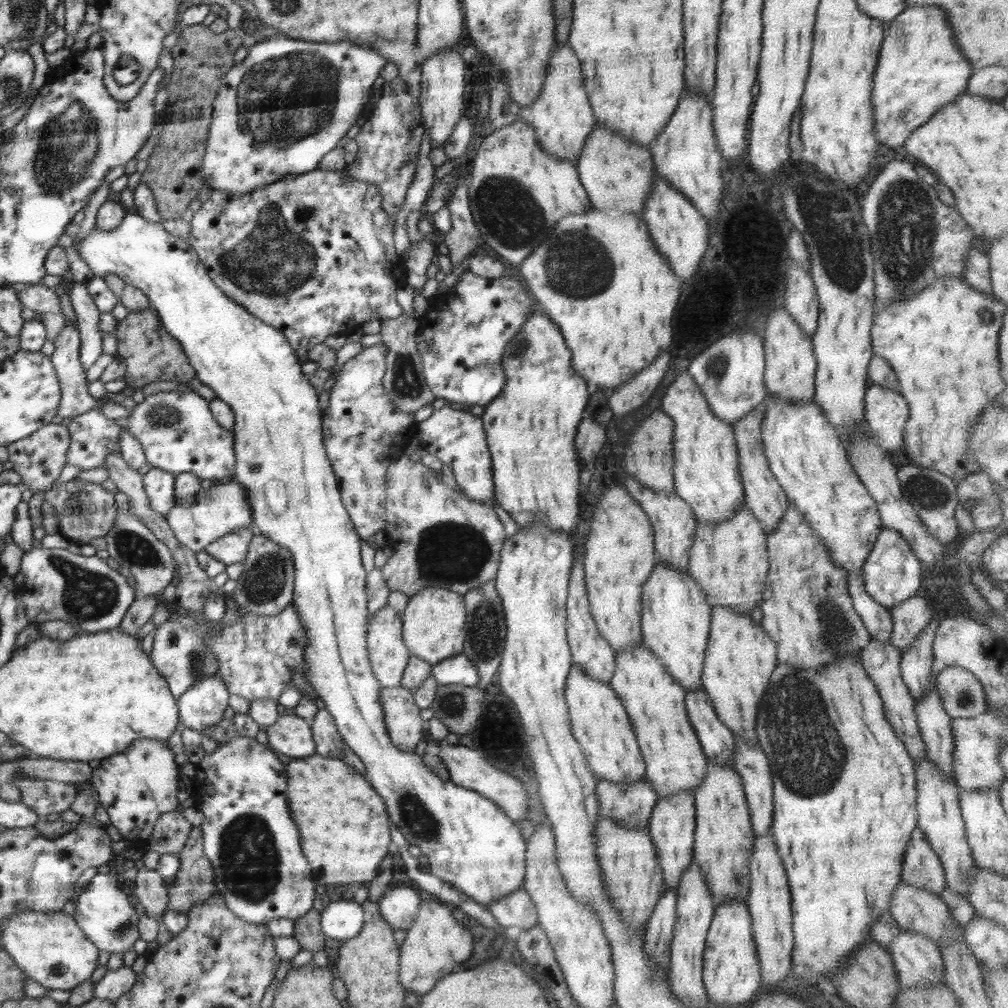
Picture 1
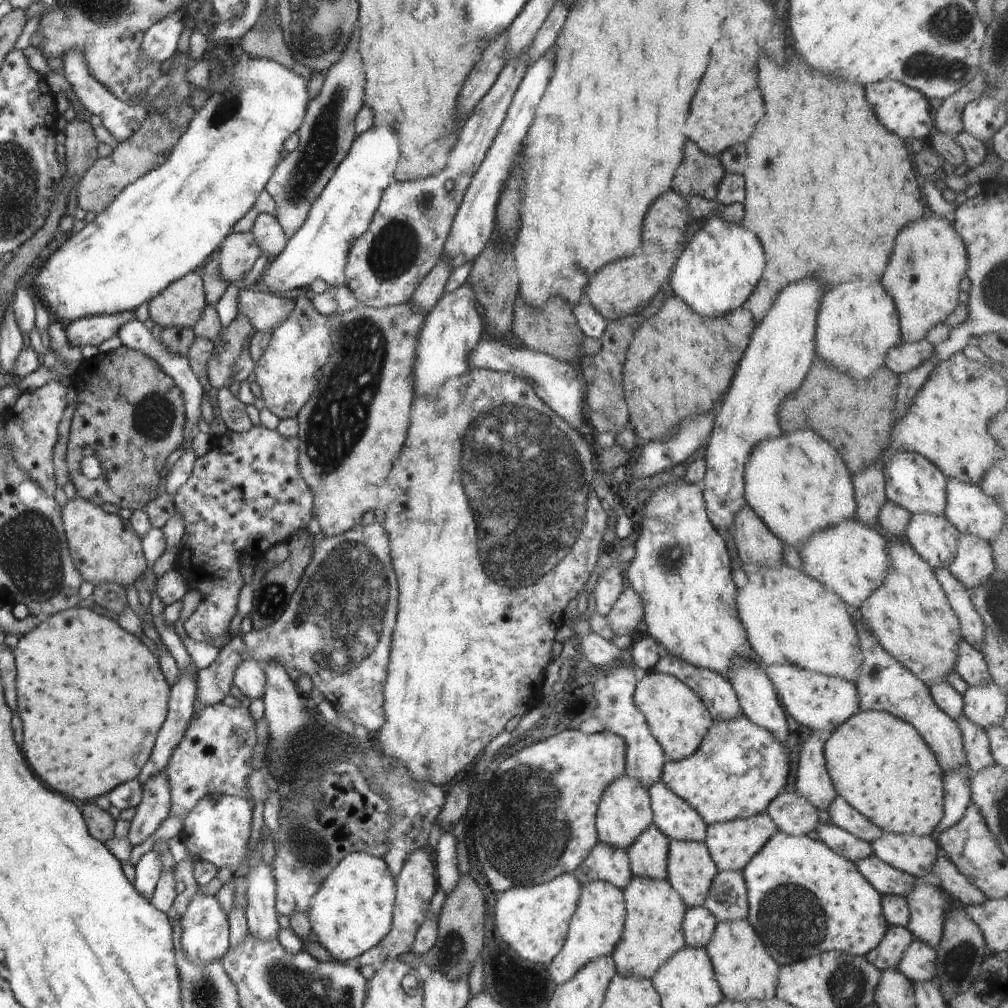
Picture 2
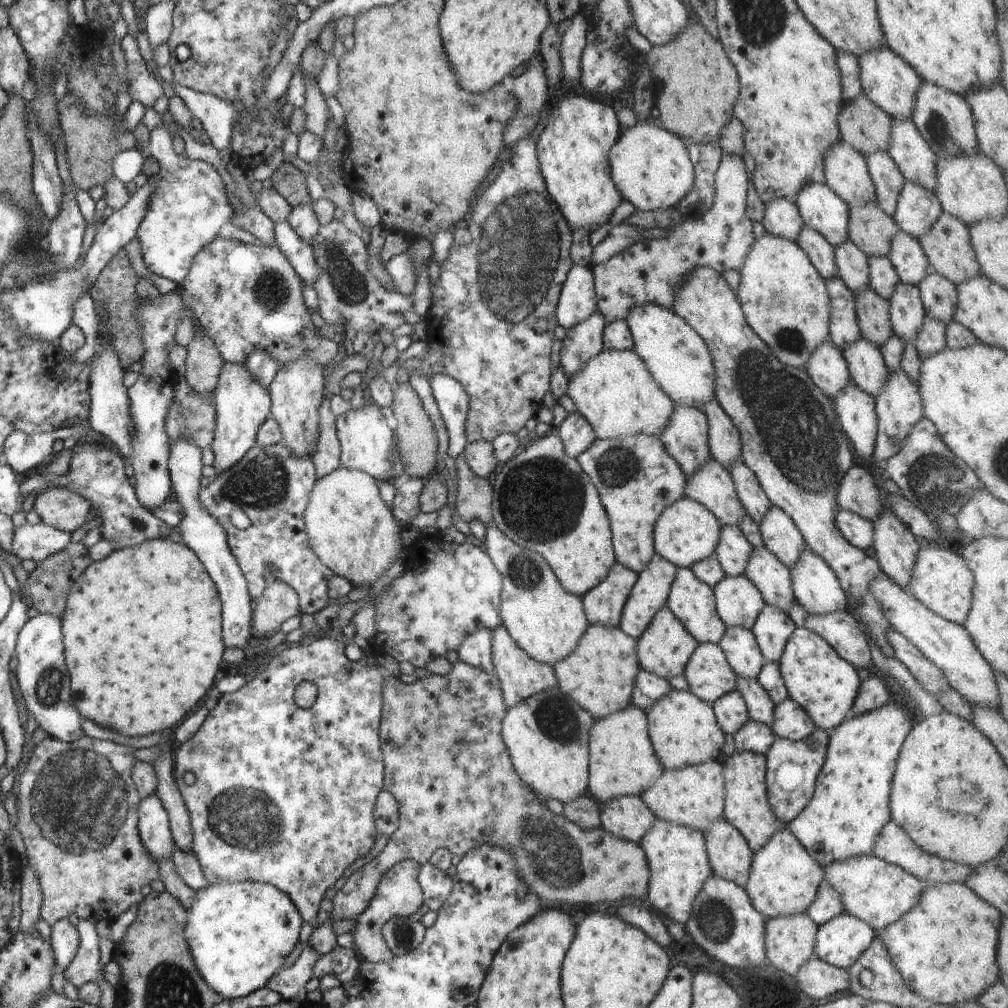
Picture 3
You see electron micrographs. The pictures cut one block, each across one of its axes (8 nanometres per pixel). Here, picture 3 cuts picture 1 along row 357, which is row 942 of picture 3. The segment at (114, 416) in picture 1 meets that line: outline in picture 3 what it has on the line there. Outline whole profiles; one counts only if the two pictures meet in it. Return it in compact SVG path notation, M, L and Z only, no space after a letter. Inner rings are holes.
M68 918L60 920L52 927L52 938L49 942L55 953L55 964L66 971L79 950L80 936Z

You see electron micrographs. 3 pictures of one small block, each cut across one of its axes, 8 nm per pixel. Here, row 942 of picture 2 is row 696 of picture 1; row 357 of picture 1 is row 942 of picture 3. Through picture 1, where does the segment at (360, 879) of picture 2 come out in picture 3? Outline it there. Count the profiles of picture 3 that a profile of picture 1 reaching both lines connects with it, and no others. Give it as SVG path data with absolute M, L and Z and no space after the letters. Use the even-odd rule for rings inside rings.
M223 881L210 884L208 888L196 891L192 905L190 906L190 909L187 910L183 936L201 980L223 999L236 1001L237 999L245 998L252 992L265 987L268 980L271 980L274 974L283 970L285 961L290 957L296 943L299 941L301 924L302 918L300 917L298 910L295 908L295 905L292 903L292 900L290 900L284 892L281 892L278 888L271 886L269 883L258 883L257 881Z

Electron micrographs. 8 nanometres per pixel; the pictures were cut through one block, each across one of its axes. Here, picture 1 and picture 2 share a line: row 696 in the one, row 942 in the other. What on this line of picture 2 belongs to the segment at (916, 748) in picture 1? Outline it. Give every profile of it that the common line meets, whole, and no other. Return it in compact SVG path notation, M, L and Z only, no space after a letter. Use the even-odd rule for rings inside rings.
M888 925L880 944L865 954L865 959L878 970L896 970L899 968L904 952L915 939L907 928Z

